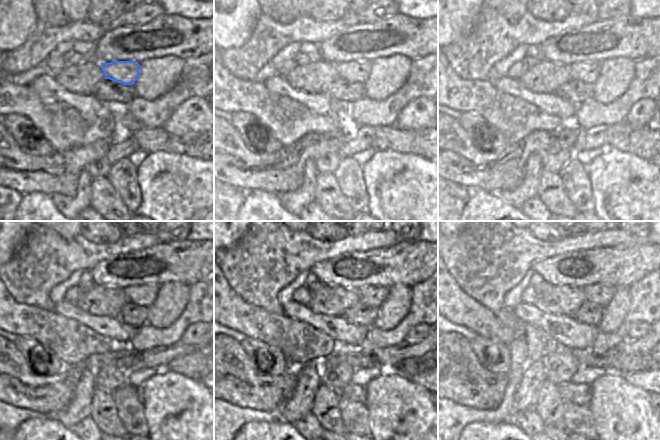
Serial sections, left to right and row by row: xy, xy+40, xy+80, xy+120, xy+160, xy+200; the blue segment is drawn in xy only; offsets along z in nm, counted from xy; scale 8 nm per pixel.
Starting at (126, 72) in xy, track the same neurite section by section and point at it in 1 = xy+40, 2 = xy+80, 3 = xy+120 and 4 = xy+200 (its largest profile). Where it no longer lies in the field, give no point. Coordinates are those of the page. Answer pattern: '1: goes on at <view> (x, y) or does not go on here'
1: goes on at xy+40 (354, 71)
2: goes on at xy+80 (588, 72)
3: goes on at xy+120 (144, 295)
4: goes on at xy+200 (599, 294)

